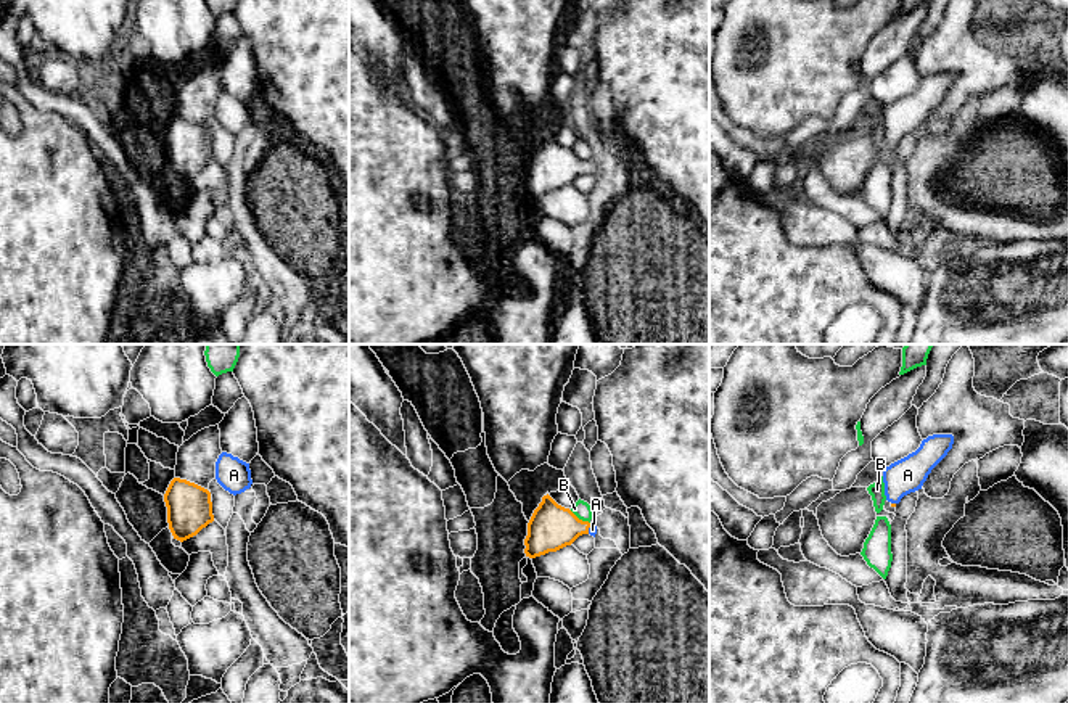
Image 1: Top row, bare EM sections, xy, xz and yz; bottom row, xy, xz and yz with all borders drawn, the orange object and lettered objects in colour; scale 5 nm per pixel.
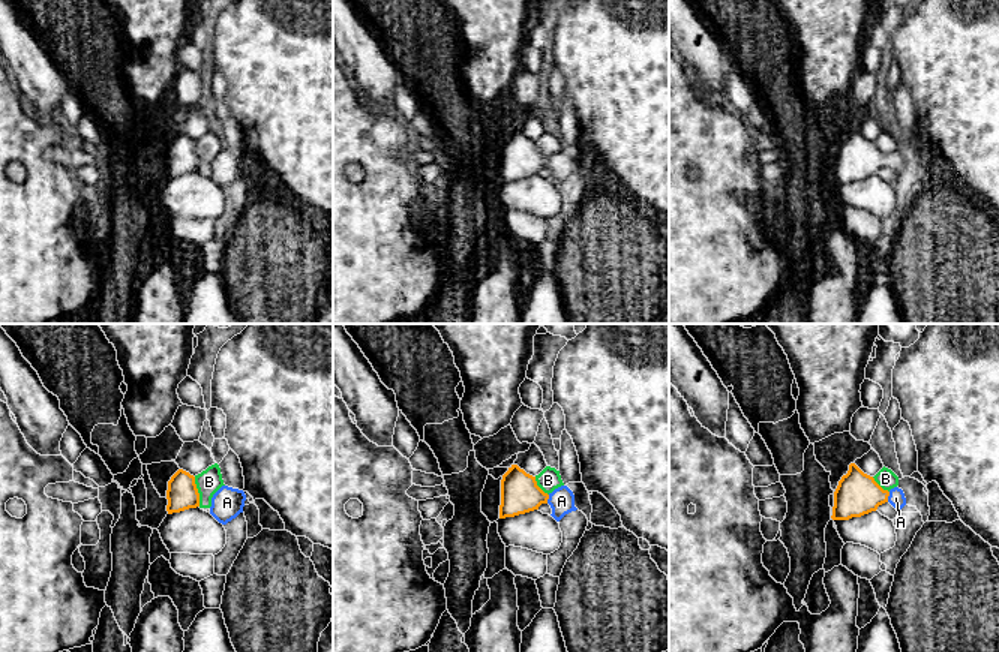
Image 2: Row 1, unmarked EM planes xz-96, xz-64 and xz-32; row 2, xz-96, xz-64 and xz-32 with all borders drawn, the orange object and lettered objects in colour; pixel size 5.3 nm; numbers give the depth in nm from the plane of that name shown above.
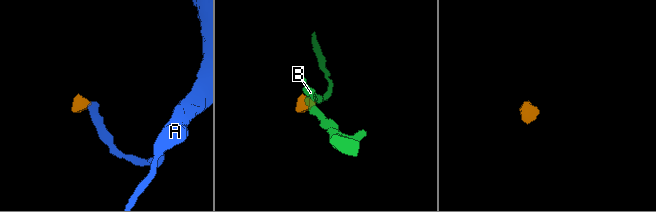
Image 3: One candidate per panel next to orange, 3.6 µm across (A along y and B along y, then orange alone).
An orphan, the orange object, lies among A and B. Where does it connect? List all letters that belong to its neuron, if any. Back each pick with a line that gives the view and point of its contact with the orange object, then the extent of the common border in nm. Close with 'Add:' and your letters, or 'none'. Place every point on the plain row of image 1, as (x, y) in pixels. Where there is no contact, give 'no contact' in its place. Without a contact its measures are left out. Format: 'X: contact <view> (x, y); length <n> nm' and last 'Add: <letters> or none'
A: contact xz (589, 166); length 60 nm
Add: A

